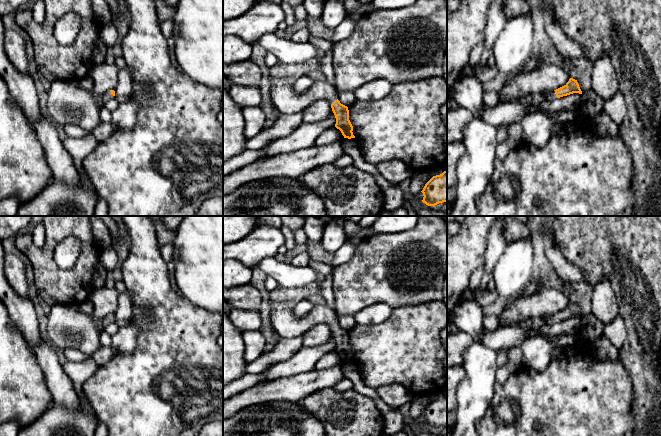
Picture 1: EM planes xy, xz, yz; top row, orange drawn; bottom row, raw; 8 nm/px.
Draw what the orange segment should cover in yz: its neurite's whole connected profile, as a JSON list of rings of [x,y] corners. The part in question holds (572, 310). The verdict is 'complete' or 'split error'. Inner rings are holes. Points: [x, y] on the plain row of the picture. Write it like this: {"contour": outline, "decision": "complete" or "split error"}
{"contour": [[[570,302],[564,310],[554,315],[544,314],[542,319],[544,320],[545,324],[552,325],[556,322],[567,320],[573,317],[582,318],[582,315],[579,311],[577,304]]], "decision": "split error"}

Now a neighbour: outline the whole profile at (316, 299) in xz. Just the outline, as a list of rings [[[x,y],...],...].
[[[319,292],[307,296],[305,299],[309,300],[313,305],[327,305],[325,299]]]

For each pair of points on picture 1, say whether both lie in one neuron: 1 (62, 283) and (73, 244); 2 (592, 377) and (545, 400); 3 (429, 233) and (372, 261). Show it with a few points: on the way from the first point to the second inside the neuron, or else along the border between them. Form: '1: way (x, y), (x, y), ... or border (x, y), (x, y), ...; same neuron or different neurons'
1: border (81, 251), (67, 269), (53, 259); different neurons
2: way (580, 389), (574, 391), (568, 397), (557, 397); same neuron
3: way (415, 239), (396, 249), (392, 249), (386, 255); same neuron

